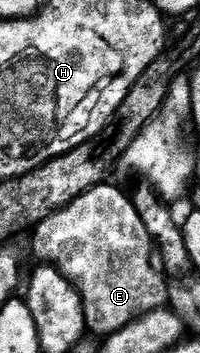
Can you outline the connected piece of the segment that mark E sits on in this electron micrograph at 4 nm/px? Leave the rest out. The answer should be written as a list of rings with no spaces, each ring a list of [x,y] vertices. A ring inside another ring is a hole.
[[[101,184],[84,191],[32,230],[34,254],[39,258],[37,261],[56,267],[74,285],[82,297],[87,331],[94,336],[114,334],[129,322],[135,322],[153,310],[163,309],[168,302],[168,282],[162,279],[163,271],[156,265],[152,237],[142,219],[141,209],[132,201],[130,194],[128,196],[124,191],[108,185]]]

